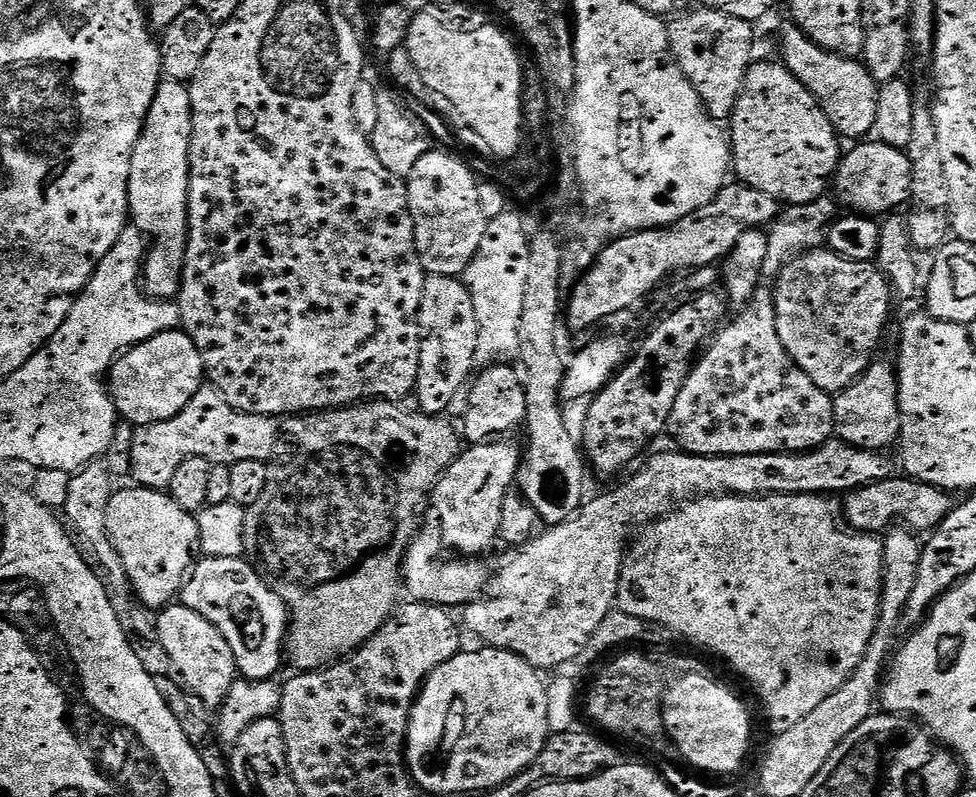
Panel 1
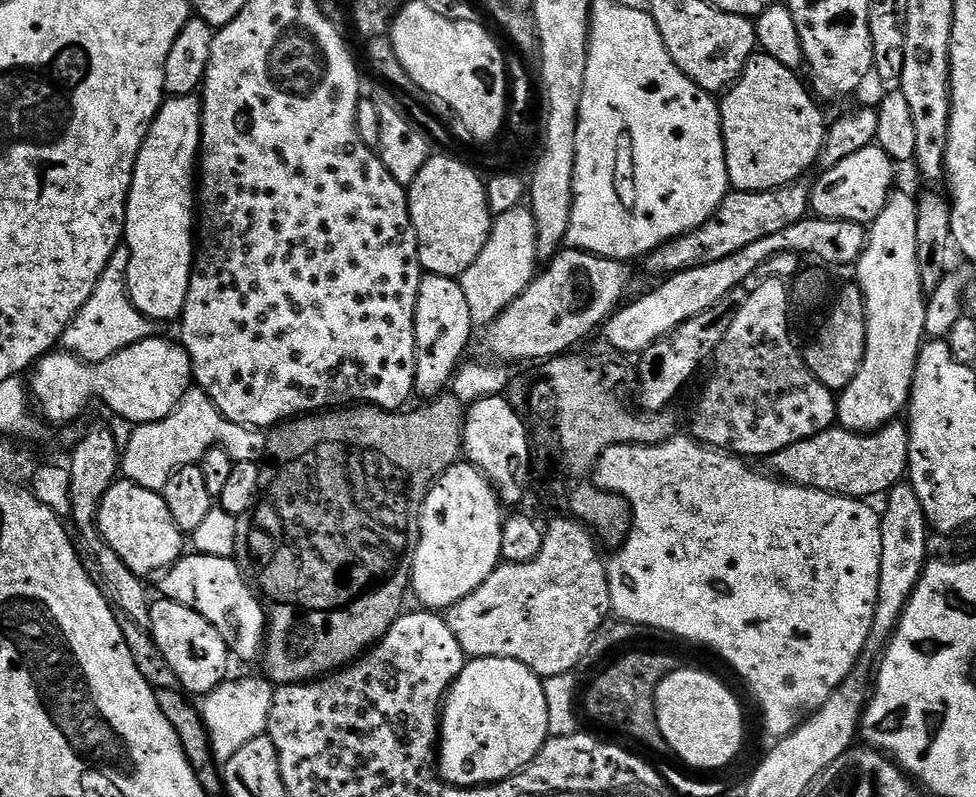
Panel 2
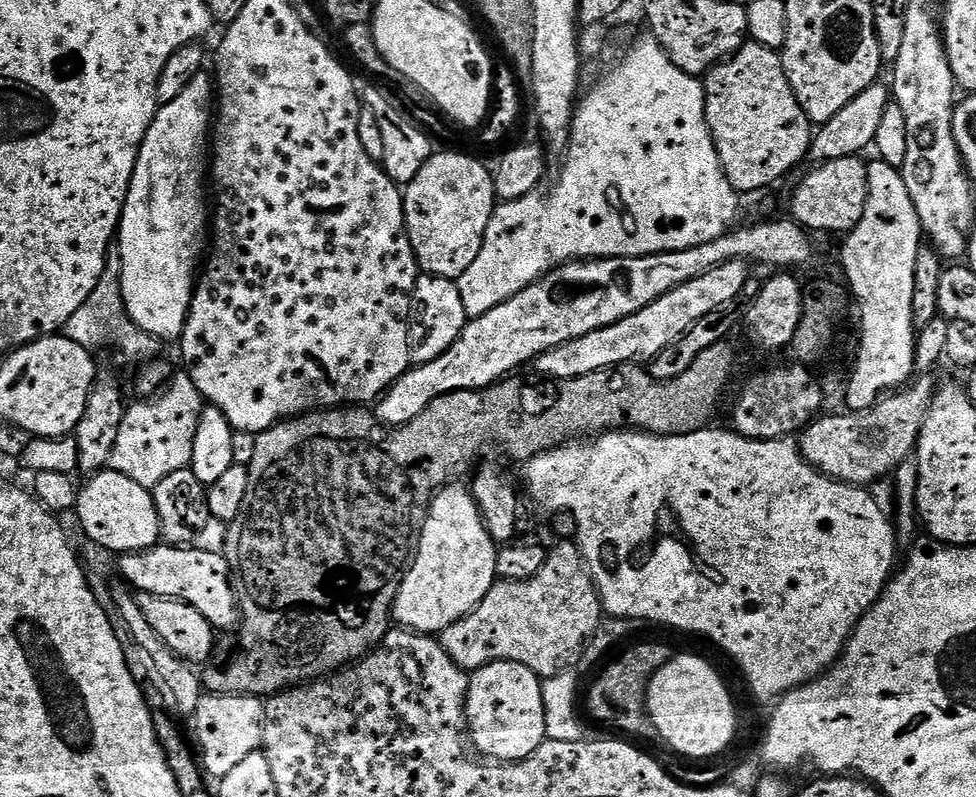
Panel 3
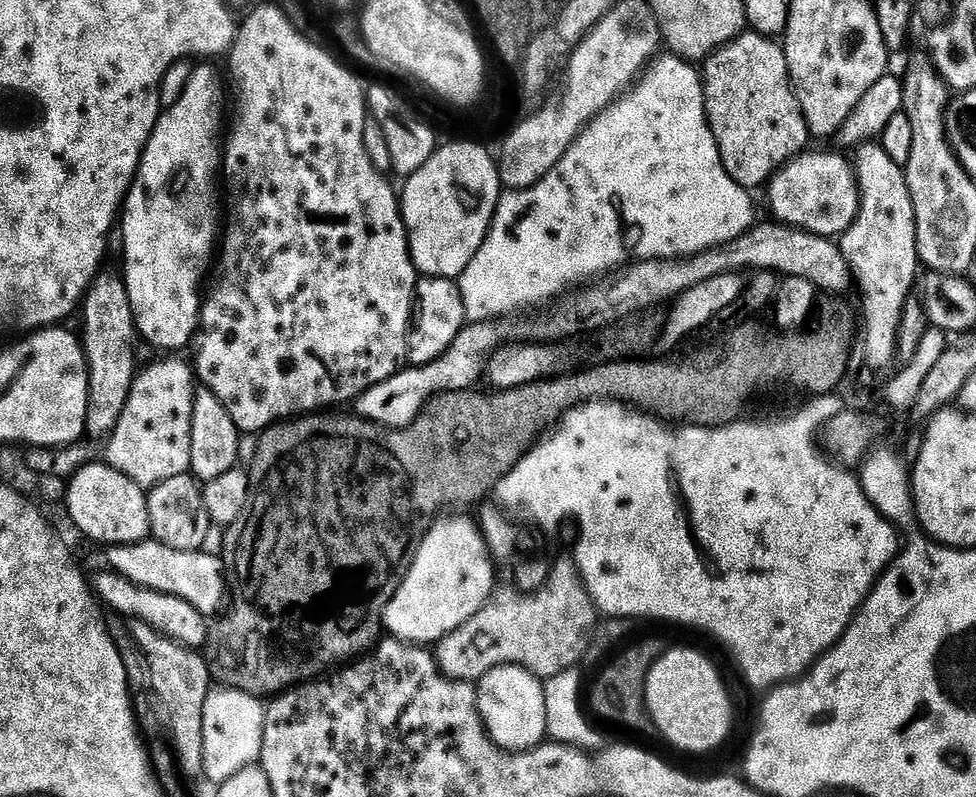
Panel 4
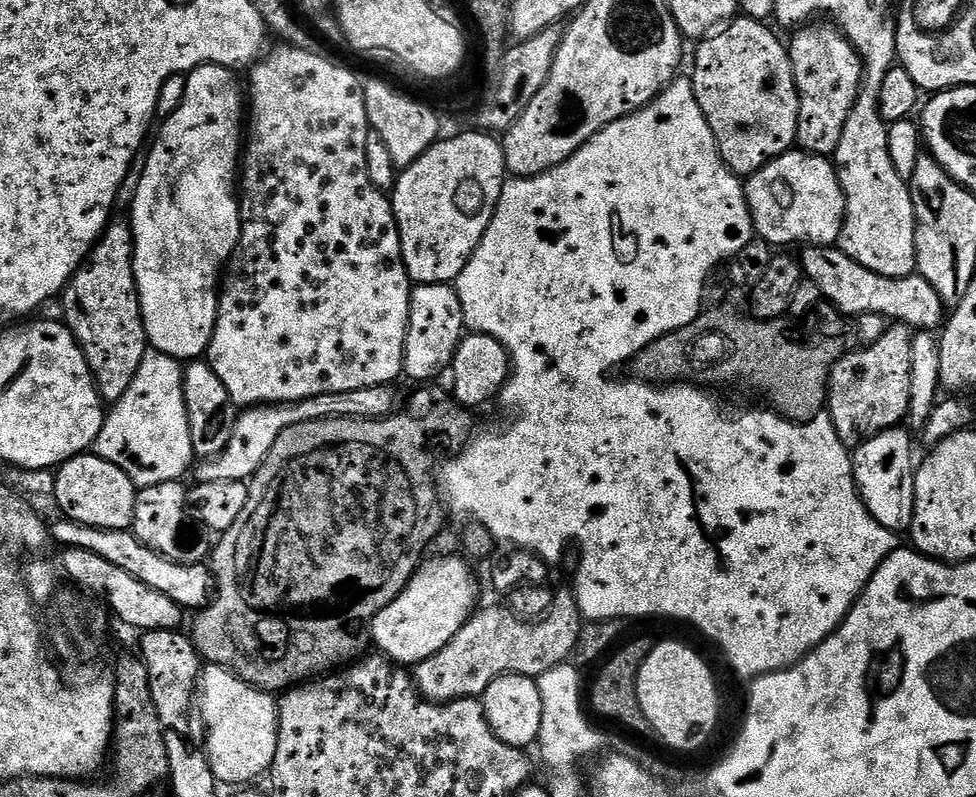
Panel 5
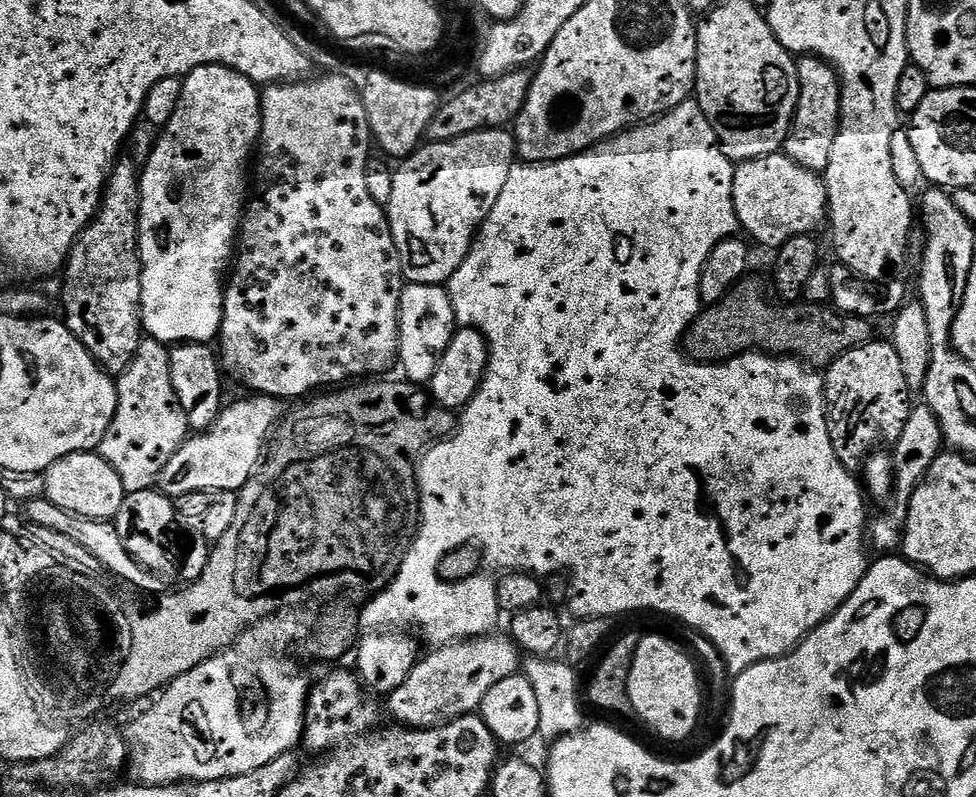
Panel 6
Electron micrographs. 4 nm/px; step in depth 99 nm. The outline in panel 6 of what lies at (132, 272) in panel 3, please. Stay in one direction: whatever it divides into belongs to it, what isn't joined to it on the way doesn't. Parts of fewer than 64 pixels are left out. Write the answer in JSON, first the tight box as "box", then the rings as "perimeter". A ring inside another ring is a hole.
{"box":[140,64,261,346],"perimeter":[[[207,64],[196,68],[183,77],[182,98],[178,102],[178,110],[174,110],[174,118],[164,125],[148,161],[142,164],[140,179],[140,277],[142,278],[142,298],[140,299],[140,318],[142,328],[151,339],[165,346],[178,344],[206,344],[215,341],[220,334],[224,318],[224,289],[226,273],[234,260],[238,248],[240,226],[246,211],[246,195],[244,196],[244,179],[250,176],[250,161],[254,149],[260,143],[260,98],[261,89],[252,81],[238,74],[233,68],[224,68],[221,64]]]}

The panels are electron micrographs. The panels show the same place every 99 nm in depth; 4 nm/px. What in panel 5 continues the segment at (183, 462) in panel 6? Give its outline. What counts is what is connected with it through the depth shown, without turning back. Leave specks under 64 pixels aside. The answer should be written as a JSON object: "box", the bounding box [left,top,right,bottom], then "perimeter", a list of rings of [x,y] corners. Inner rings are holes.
{"box":[195,387,393,484],"perimeter":[[[391,387],[367,388],[366,390],[350,390],[334,394],[318,394],[314,398],[299,400],[296,404],[262,404],[248,406],[244,412],[232,421],[232,433],[226,446],[216,456],[208,460],[200,460],[195,465],[195,479],[201,484],[206,482],[251,481],[252,475],[266,462],[266,454],[274,442],[278,442],[278,434],[290,426],[298,426],[302,422],[329,420],[331,416],[350,416],[353,420],[379,420],[393,411]]]}

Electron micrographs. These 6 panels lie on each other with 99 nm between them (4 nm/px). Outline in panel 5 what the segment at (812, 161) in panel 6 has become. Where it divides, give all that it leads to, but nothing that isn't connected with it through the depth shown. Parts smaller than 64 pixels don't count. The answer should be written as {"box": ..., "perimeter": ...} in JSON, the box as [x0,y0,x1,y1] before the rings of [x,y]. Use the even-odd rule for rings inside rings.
{"box":[787,26,862,157],"perimeter":[[[800,26],[795,29],[792,41],[787,41],[788,57],[792,63],[794,82],[800,99],[800,117],[796,126],[796,144],[803,151],[815,152],[817,156],[831,157],[835,153],[838,142],[842,138],[844,123],[852,104],[856,101],[856,93],[860,90],[862,79],[862,61],[852,43],[835,27],[812,28],[816,26]]]}

